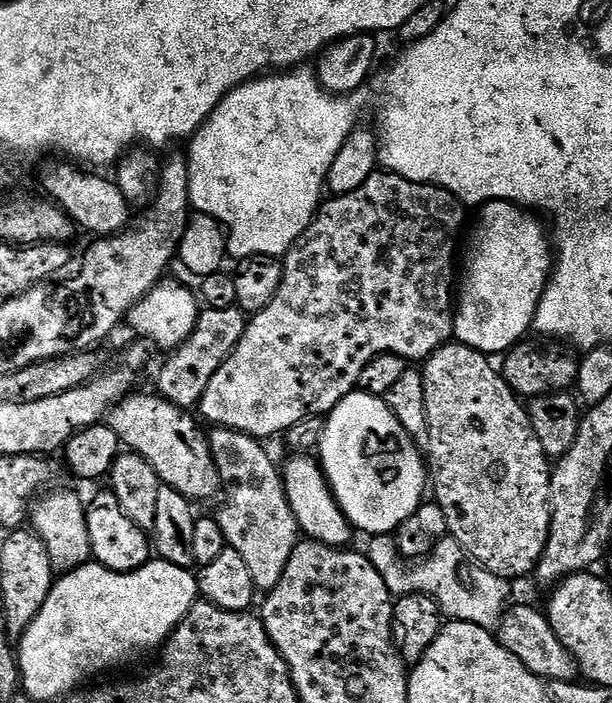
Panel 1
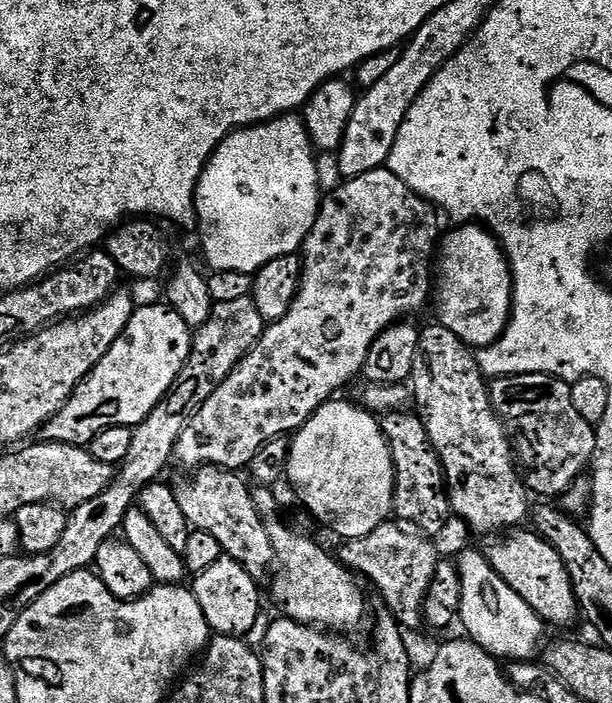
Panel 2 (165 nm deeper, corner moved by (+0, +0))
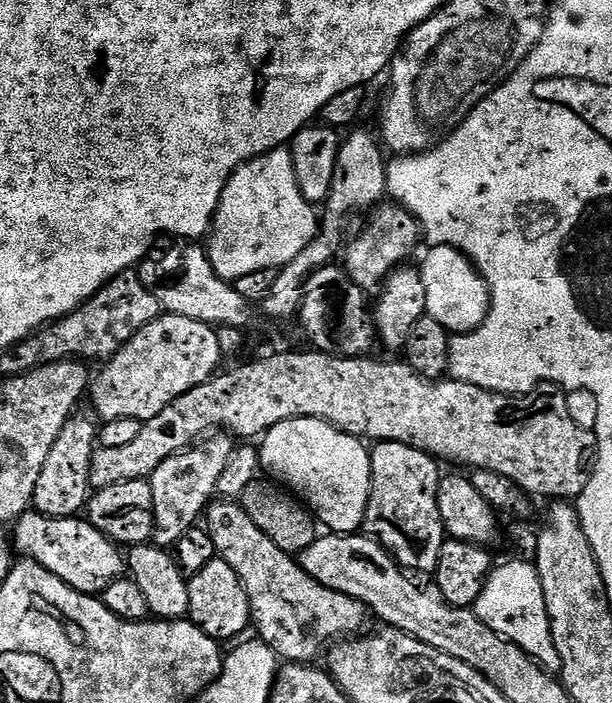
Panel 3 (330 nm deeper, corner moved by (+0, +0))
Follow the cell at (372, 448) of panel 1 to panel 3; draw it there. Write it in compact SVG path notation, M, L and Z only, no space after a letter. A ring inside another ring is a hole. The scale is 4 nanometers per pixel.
M298 418L278 422L259 441L261 469L275 483L291 490L307 507L321 525L332 534L356 534L361 531L372 494L372 457L365 441L346 434L324 420Z

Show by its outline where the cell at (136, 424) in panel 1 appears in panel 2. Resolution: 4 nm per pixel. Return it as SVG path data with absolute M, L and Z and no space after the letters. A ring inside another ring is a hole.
M201 466L191 473L189 480L175 485L178 506L186 514L188 523L197 532L211 534L218 546L222 546L224 555L237 560L256 581L263 581L263 576L273 567L276 555L270 546L270 536L260 518L260 511L254 506L252 488L244 485L243 475L226 468Z

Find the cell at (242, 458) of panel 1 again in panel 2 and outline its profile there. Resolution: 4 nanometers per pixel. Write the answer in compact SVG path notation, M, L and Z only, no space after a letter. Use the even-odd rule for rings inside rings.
M256 486L252 488L254 506L260 511L260 518L266 526L266 534L270 536L270 546L276 555L275 563L281 564L281 568L275 569L276 581L272 584L272 596L276 599L276 604L281 608L283 615L289 620L297 620L299 624L311 624L321 630L327 630L333 634L352 634L364 624L364 592L356 585L352 578L353 573L340 563L335 555L332 556L320 544L315 544L312 540L303 540L300 536L295 536L288 529L286 521L280 517L280 512L276 509L276 496L273 489L268 486Z

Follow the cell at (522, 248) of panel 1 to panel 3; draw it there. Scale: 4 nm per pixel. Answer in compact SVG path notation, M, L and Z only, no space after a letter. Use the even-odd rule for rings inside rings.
M433 244L427 250L429 252L425 254L424 261L419 261L418 264L422 274L422 286L426 288L425 313L432 316L434 322L441 324L450 334L475 332L478 325L485 318L488 305L487 284L481 279L476 265L463 252L459 252L454 246L449 244Z

